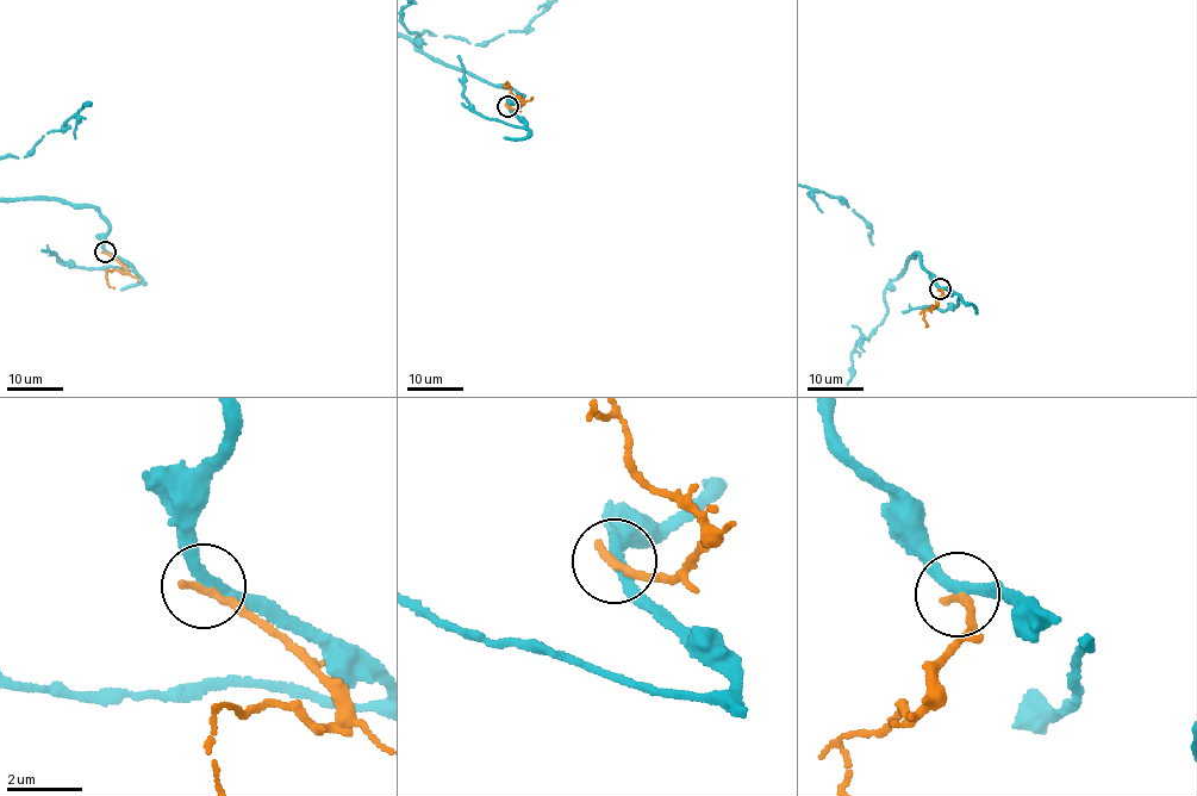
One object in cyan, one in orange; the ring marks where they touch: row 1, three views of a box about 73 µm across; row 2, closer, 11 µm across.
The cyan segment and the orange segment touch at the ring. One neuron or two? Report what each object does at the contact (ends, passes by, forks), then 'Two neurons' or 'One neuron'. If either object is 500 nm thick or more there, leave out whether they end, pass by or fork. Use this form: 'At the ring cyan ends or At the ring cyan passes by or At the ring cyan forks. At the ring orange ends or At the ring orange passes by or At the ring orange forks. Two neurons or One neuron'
At the ring cyan passes by. At the ring orange ends. Two neurons

